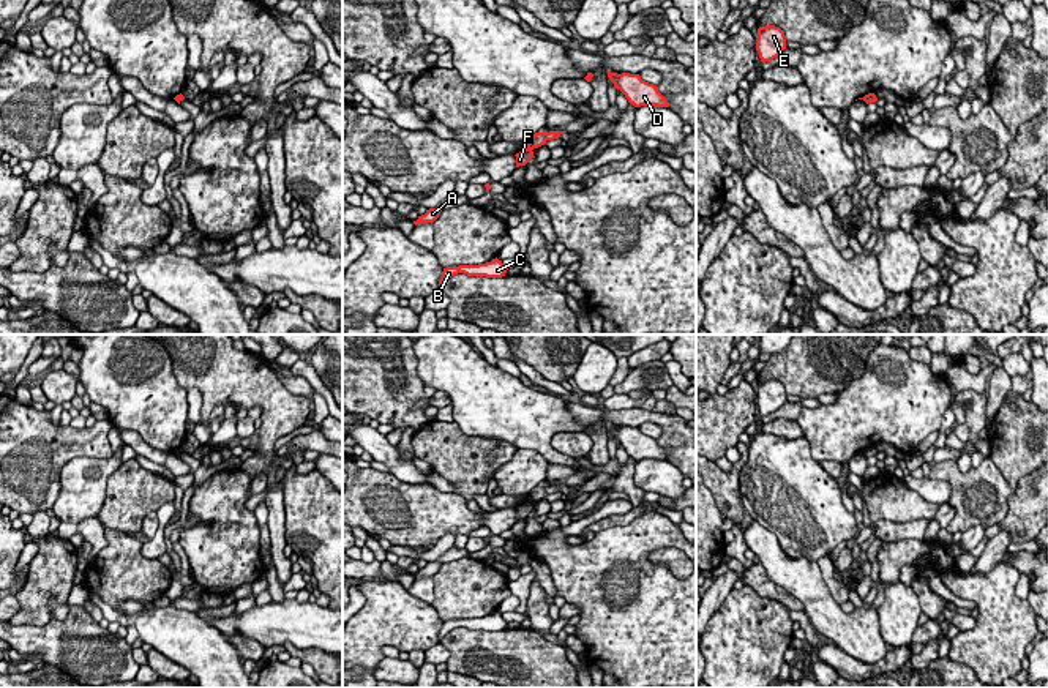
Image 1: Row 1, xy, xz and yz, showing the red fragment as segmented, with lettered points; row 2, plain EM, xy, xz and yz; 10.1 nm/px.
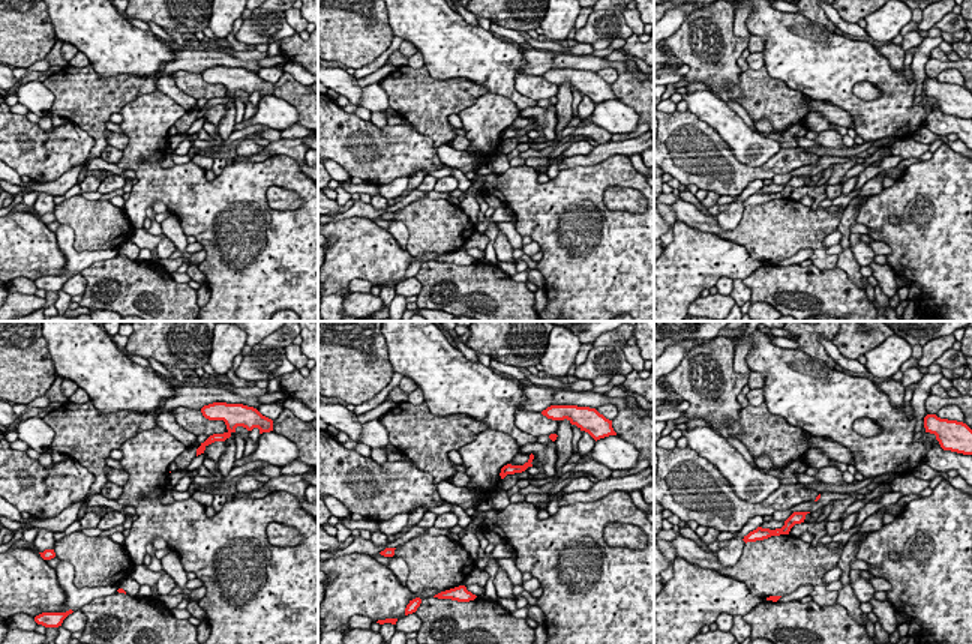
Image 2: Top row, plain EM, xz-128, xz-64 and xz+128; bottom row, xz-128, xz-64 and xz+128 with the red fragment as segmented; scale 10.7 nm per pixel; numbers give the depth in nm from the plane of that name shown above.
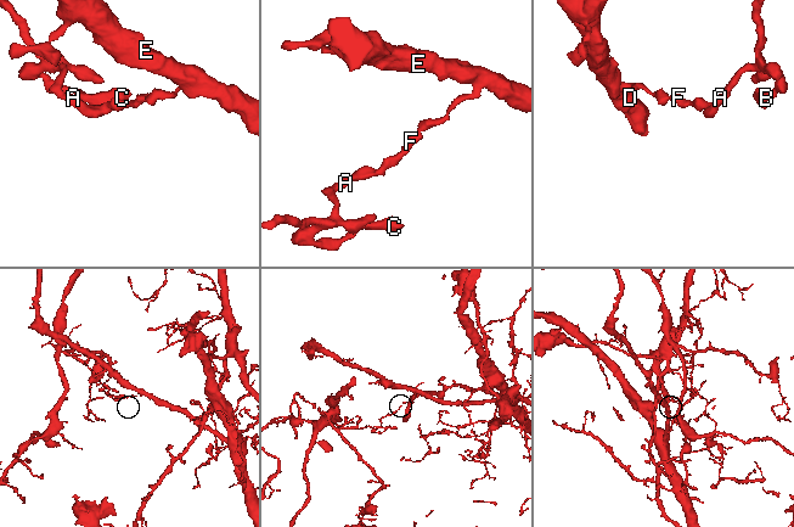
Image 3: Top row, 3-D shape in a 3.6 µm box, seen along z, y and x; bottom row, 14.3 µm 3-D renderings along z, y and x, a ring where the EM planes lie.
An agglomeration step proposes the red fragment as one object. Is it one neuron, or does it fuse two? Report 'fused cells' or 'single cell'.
fused cells

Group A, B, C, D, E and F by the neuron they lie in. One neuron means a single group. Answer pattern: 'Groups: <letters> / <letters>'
Groups: A B C F / D E

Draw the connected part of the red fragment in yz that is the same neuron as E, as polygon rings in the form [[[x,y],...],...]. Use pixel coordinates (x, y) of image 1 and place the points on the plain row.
[[[765,379],[758,382],[756,404],[762,417],[772,415],[786,402],[786,390],[780,380]]]

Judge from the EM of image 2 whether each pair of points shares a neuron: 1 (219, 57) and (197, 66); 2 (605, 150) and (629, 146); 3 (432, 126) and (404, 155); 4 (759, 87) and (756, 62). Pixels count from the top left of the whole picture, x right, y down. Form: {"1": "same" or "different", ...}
{"1": "same", "2": "same", "3": "different", "4": "different"}

